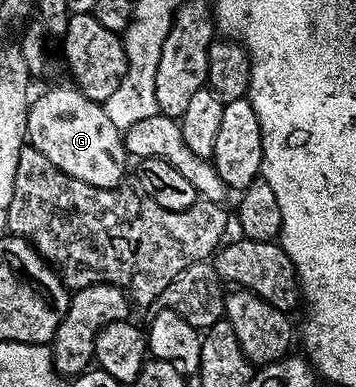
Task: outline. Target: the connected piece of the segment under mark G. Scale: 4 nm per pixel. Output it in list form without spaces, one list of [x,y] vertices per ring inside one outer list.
[[[73,86],[67,88],[50,88],[42,97],[35,99],[30,106],[26,135],[29,147],[40,150],[52,166],[64,170],[72,178],[80,182],[88,182],[97,188],[117,188],[126,176],[126,160],[128,153],[123,144],[123,133],[116,126],[112,126],[112,118],[108,118],[105,107],[94,100],[90,100],[83,92]]]

